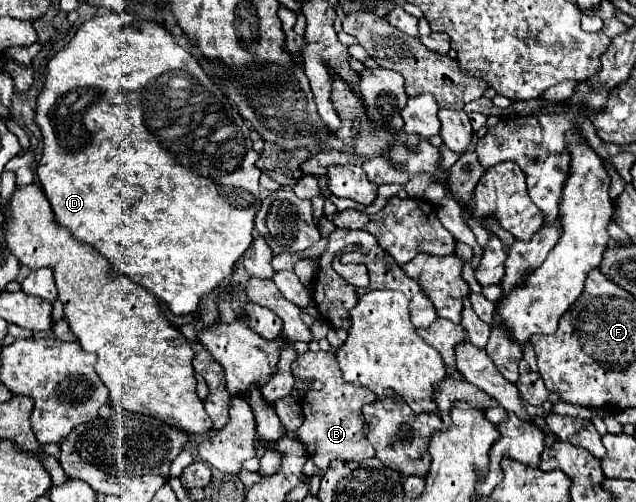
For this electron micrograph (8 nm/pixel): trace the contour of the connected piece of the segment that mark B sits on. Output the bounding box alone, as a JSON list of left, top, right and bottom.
[292,351,374,471]

